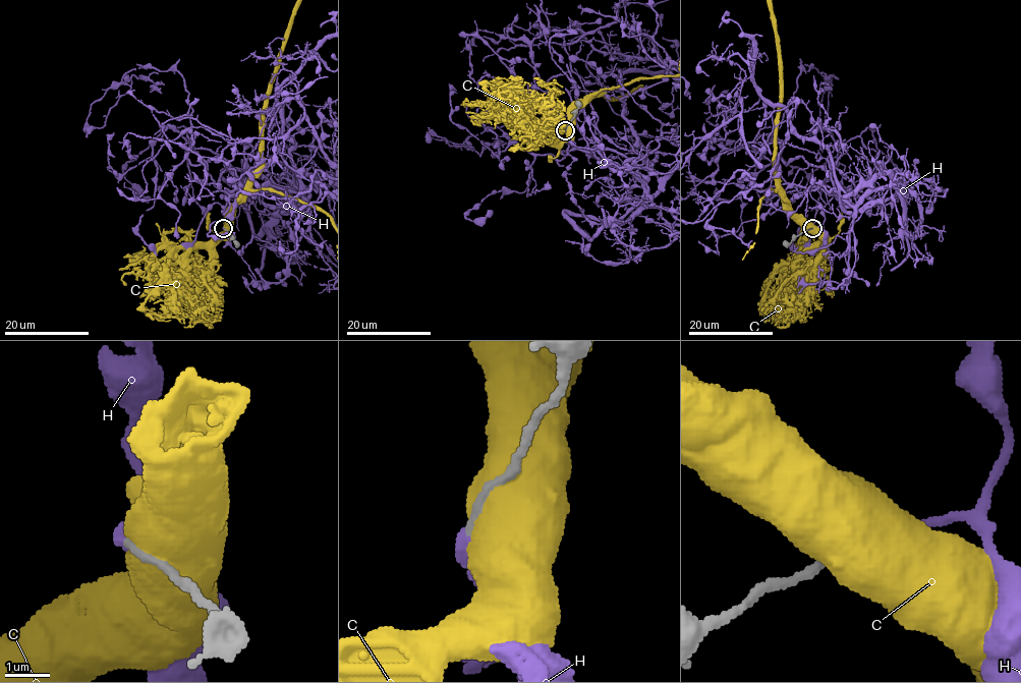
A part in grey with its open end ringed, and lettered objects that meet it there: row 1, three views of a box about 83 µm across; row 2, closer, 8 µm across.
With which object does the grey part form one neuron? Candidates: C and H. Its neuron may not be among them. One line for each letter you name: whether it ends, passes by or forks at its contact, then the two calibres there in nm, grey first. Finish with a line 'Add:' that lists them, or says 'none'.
H: it ends; calibres 190 and 240 nm
Add: H

